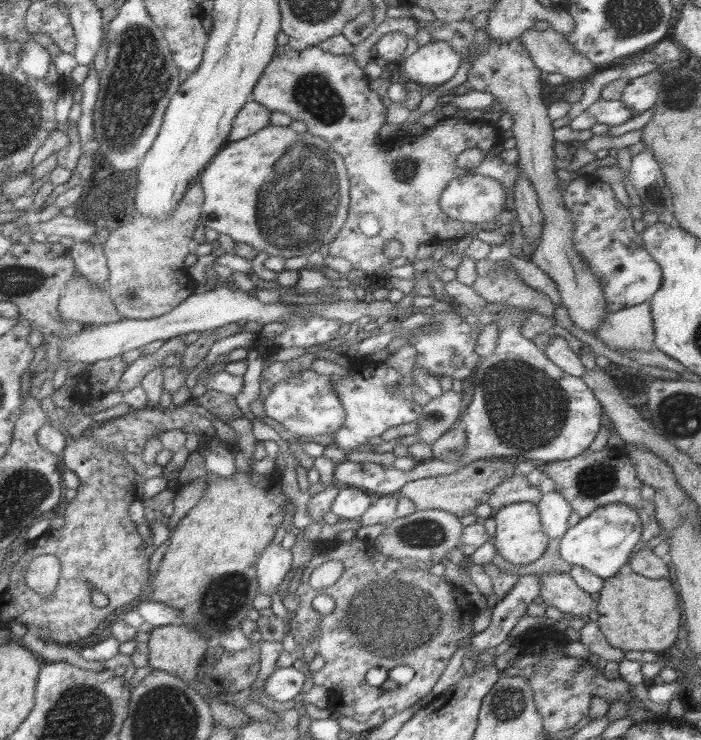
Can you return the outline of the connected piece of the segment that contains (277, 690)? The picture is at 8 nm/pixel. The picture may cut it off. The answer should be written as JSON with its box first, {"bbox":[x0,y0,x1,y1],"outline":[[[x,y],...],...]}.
{"bbox":[265,666,306,702],"outline":[[[293,666],[277,668],[267,679],[265,693],[276,702],[292,700],[302,692],[306,676]]]}

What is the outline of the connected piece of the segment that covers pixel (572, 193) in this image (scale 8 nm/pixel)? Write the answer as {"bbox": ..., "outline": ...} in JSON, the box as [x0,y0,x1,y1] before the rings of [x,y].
{"bbox":[563,175,662,311],"outline":[[[594,175],[568,184],[563,192],[564,204],[574,221],[576,250],[601,280],[610,311],[650,301],[662,284],[662,271],[656,259],[644,248],[641,233],[636,232],[630,212],[617,199],[608,184]]]}

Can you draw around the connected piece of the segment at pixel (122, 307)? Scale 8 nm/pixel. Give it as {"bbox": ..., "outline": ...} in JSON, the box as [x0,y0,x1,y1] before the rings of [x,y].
{"bbox":[103,180,204,319],"outline":[[[196,180],[178,203],[176,210],[166,218],[148,218],[138,215],[132,222],[118,227],[109,234],[103,244],[109,275],[104,288],[112,297],[117,311],[124,319],[149,319],[156,318],[176,308],[191,294],[197,283],[188,274],[188,268],[184,266],[184,259],[193,250],[194,230],[201,223],[201,212],[204,205],[204,192],[202,184]]]}

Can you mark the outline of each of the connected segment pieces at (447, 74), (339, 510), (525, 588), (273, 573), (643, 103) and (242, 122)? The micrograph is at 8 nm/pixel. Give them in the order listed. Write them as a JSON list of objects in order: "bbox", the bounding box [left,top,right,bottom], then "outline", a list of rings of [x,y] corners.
[{"bbox":[401,39,462,88],"outline":[[[432,39],[428,44],[421,46],[412,56],[408,56],[406,62],[404,62],[401,77],[418,84],[428,84],[432,88],[436,88],[451,80],[457,74],[462,63],[462,56],[452,49],[449,42]]]},{"bbox":[331,487,376,521],"outline":[[[355,487],[339,490],[331,511],[337,514],[340,519],[349,521],[359,520],[359,518],[374,504],[376,496],[367,494],[365,491]]]},{"bbox":[469,575,540,652],"outline":[[[534,575],[522,576],[508,594],[500,602],[497,602],[496,606],[492,609],[490,625],[482,633],[471,636],[472,643],[469,645],[472,645],[472,650],[483,652],[487,648],[494,648],[498,644],[502,644],[508,638],[510,632],[514,630],[514,626],[516,626],[518,620],[523,616],[527,616],[528,605],[538,596],[540,596],[540,581],[538,581],[538,577]]]},{"bbox":[256,543,293,596],"outline":[[[270,543],[256,564],[259,593],[273,596],[279,593],[286,574],[292,569],[293,555],[291,550],[285,550],[282,544]]]},{"bbox":[620,71,662,116],"outline":[[[658,71],[638,76],[638,78],[628,82],[620,102],[633,108],[632,114],[638,116],[656,105],[660,85],[662,85],[662,73]]]},{"bbox":[230,100,272,142],"outline":[[[250,100],[234,118],[230,141],[238,142],[271,125],[271,114],[272,111],[268,107]]]}]

